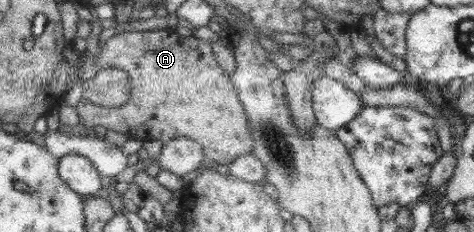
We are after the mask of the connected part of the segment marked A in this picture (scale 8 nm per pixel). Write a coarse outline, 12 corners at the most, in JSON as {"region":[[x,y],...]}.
{"region":[[119,33],[82,65],[132,82],[79,124],[143,142],[189,137],[208,161],[252,153],[247,115],[209,41]]}

